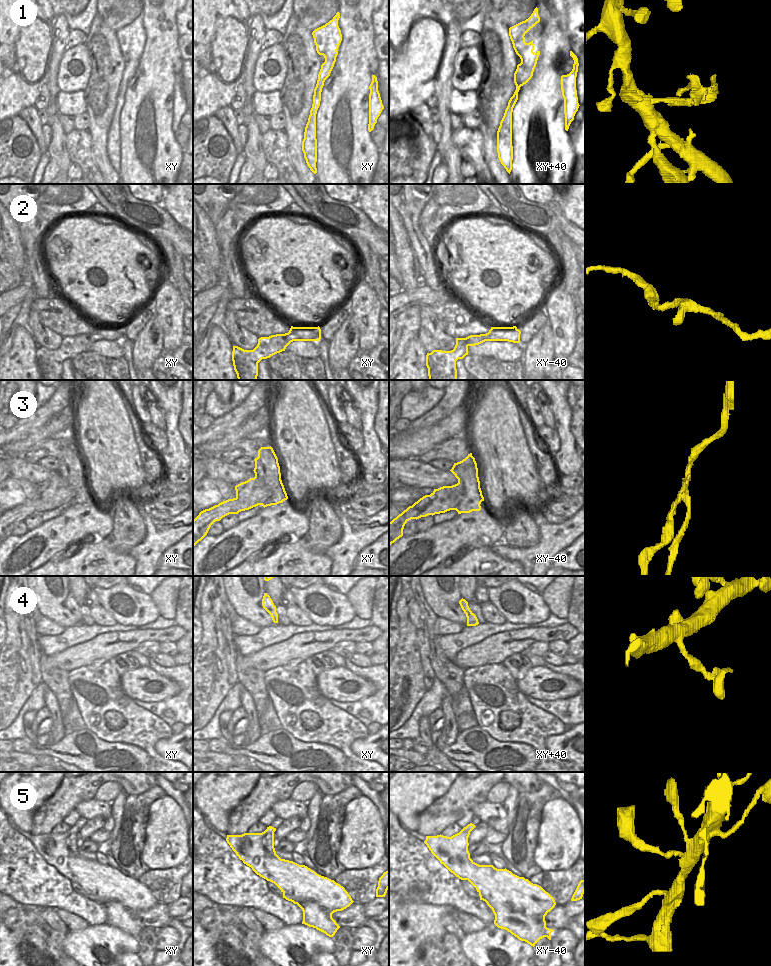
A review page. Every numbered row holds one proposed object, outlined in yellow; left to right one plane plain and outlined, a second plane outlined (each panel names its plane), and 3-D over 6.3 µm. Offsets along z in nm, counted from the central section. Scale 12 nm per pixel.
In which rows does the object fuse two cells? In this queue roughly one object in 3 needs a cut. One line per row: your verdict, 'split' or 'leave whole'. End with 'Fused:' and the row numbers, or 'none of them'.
1: leave whole
2: leave whole
3: split
4: split
5: leave whole
Fused: 3, 4

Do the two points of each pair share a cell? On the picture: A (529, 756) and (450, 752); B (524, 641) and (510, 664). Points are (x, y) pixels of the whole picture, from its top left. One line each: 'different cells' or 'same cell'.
A: same cell
B: different cells

